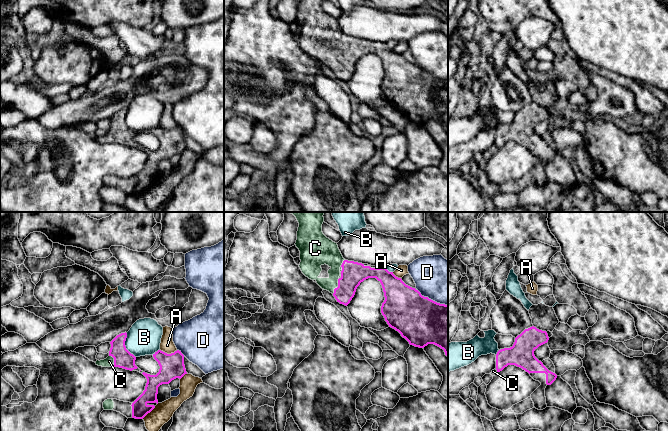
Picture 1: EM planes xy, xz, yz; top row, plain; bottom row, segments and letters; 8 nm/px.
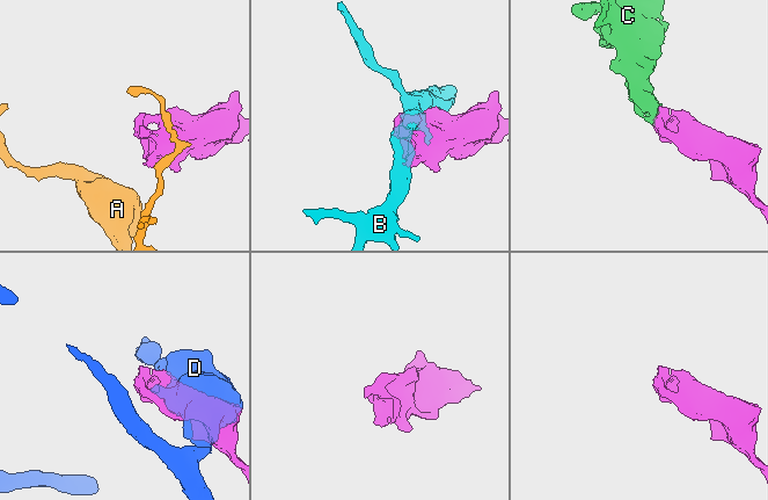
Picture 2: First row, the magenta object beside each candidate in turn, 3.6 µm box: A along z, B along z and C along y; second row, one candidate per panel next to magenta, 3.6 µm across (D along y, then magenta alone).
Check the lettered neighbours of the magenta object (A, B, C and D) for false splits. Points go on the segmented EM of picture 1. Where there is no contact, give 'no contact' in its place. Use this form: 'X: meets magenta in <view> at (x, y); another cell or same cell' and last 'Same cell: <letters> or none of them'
A: meets magenta in xy at (169, 354); another cell
B: meets magenta in xy at (124, 345); another cell
C: meets magenta in xz at (338, 286); same cell
D: meets magenta in xz at (430, 299); another cell
Same cell: C

